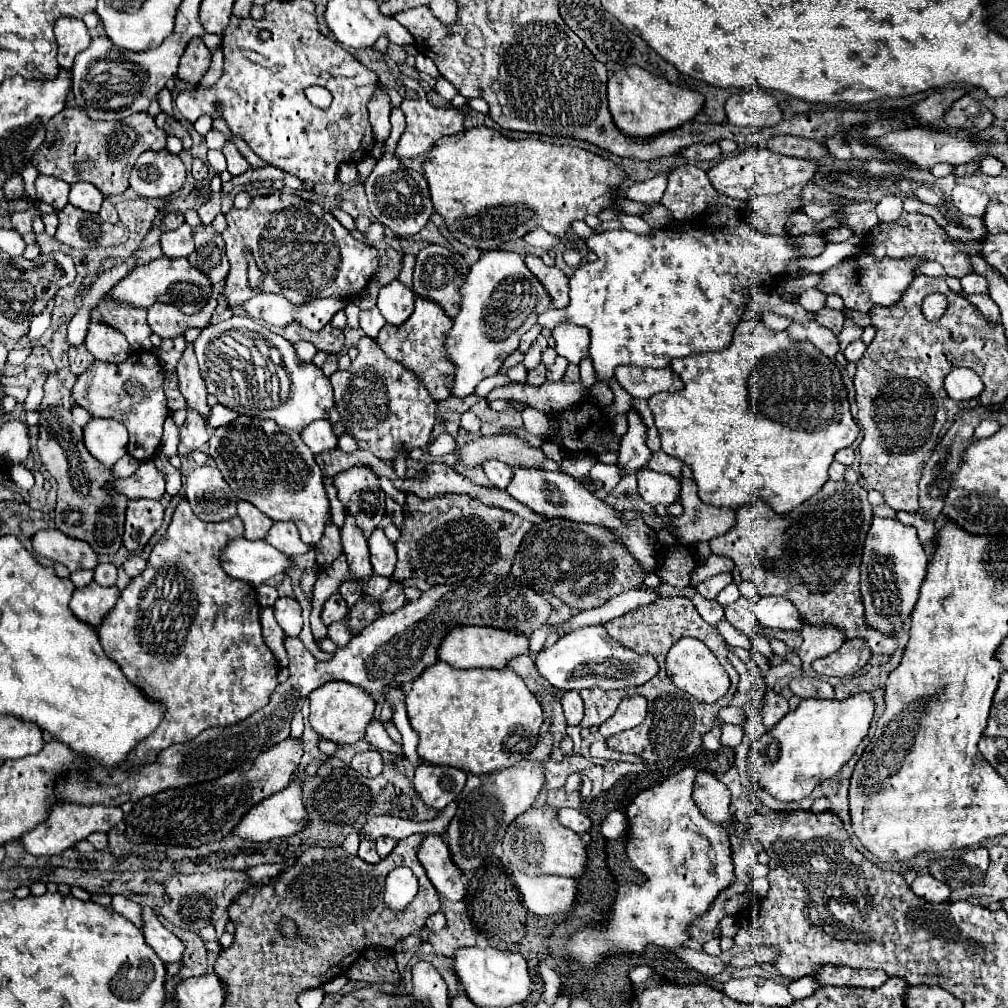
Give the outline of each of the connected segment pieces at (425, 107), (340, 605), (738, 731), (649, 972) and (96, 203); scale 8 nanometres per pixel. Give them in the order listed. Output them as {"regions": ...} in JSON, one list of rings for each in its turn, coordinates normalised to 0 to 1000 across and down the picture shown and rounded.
{"regions":[[[[399,99],[399,111],[403,115],[403,129],[393,145],[393,153],[399,157],[411,157],[423,153],[438,135],[454,133],[460,129],[458,109],[437,109],[425,103],[425,99]]],[[[331,589],[331,591],[327,591],[327,593],[323,595],[317,613],[319,613],[321,621],[327,621],[329,617],[337,617],[343,609],[345,609],[343,597],[337,593],[337,589]]],[[[726,718],[716,720],[714,735],[717,740],[729,742],[735,737],[736,732],[736,720],[726,720]]],[[[633,958],[633,960],[625,962],[625,972],[627,972],[631,978],[645,976],[649,970],[651,970],[651,964],[649,964],[649,960],[637,960],[637,958]]],[[[77,181],[77,183],[71,183],[71,187],[69,187],[69,202],[79,208],[97,210],[101,198],[103,198],[103,194],[99,192],[97,187],[93,187],[93,183]]]]}

